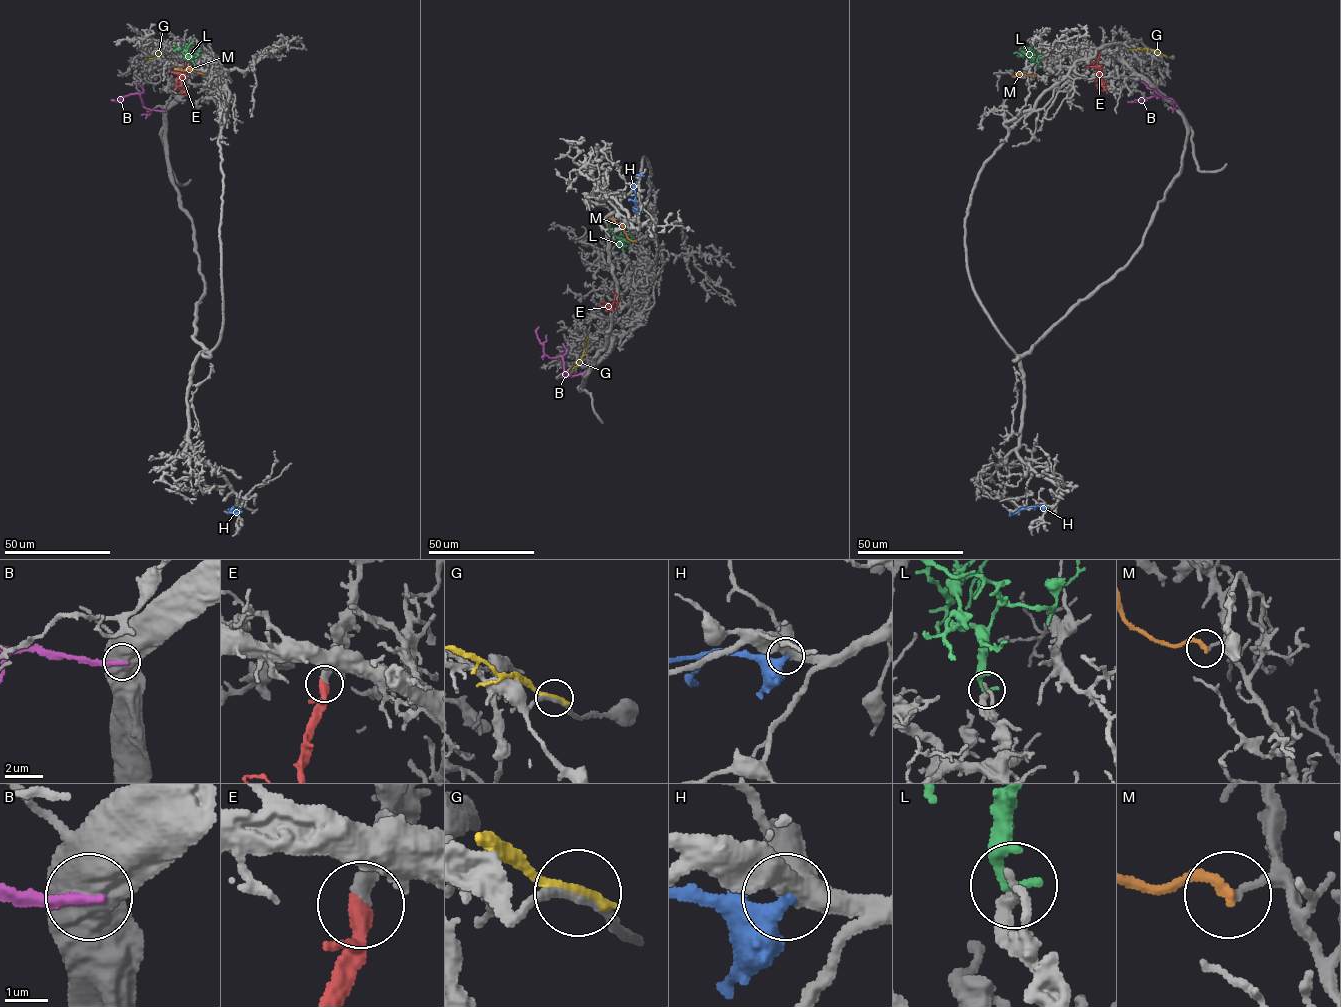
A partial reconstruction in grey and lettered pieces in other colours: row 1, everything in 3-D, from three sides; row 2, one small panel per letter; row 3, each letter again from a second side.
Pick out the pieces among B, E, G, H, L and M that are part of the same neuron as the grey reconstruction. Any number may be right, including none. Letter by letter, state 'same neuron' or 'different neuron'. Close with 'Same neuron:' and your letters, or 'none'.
B: different neuron
E: same neuron
G: different neuron
H: different neuron
L: same neuron
M: different neuron
Same neuron: E, L

